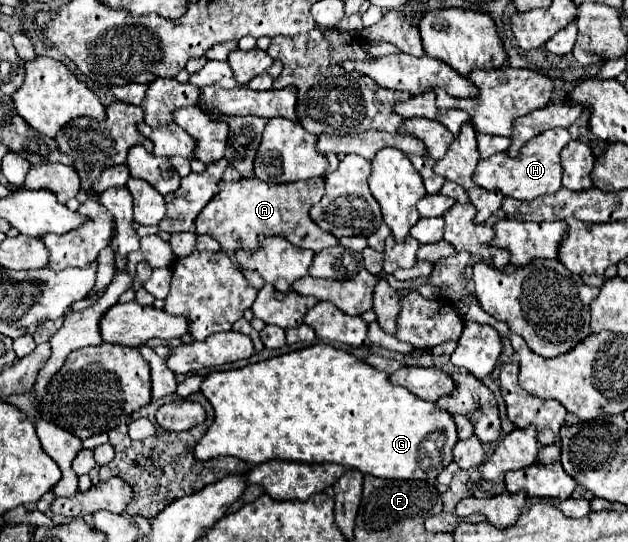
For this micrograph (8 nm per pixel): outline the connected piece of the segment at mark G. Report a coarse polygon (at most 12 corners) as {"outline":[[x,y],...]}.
{"outline":[[329,344],[209,372],[193,448],[435,480],[455,422]]}

